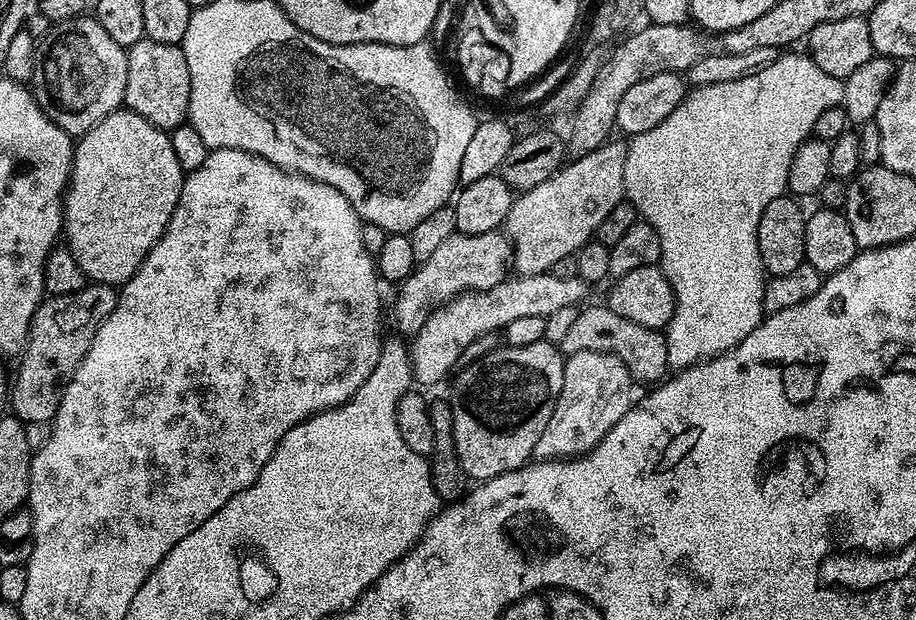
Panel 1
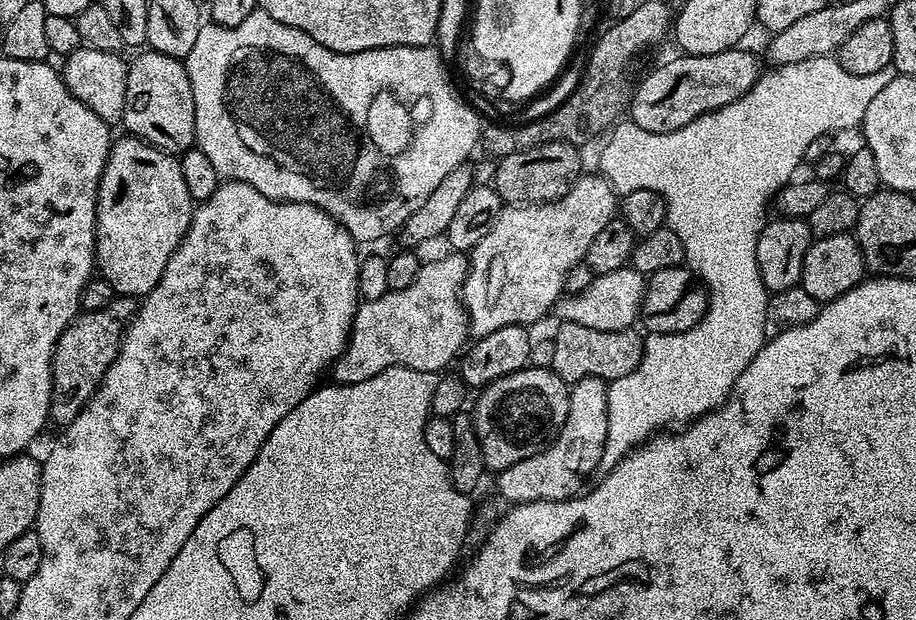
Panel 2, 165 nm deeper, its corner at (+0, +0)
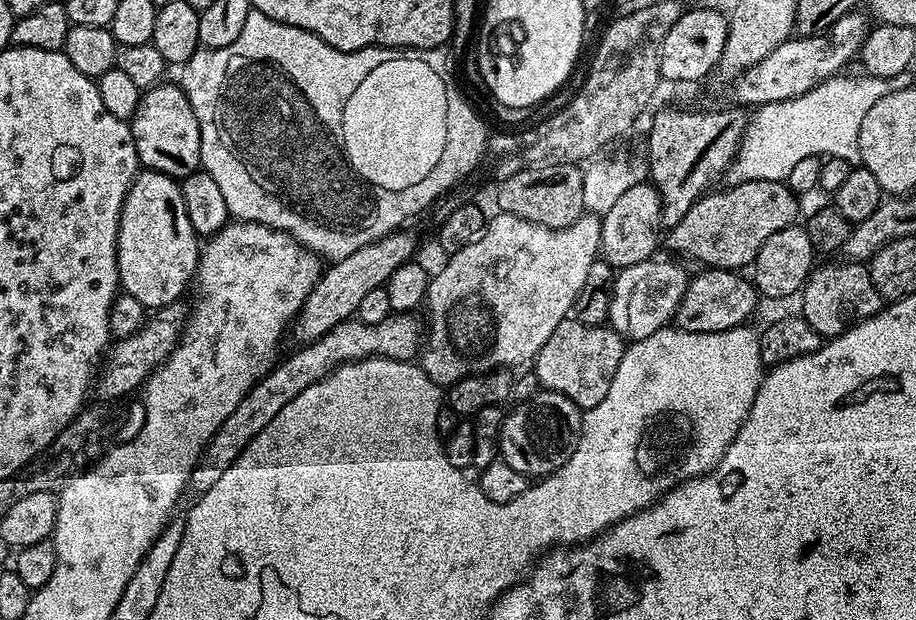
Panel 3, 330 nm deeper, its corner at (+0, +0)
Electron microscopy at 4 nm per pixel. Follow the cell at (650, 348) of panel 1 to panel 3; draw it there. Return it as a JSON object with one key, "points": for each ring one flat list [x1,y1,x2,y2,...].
{"points":[[569,318,560,323,558,330,546,338,546,346,538,350,534,371,541,389,562,394,570,398,577,408,587,410,606,398,606,390,610,390,614,374,618,374,618,362,622,362,625,347,624,337,611,326,584,324,581,320]]}

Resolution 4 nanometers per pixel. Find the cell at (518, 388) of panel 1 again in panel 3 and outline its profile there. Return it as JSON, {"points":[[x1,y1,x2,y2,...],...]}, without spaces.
{"points":[[539,390,528,400,519,401,512,407,516,408,507,409,500,427,499,459,509,464,515,472,521,472,529,478,543,478,559,472,560,467,576,453,576,447,580,441,581,409,577,408,574,402,570,402,570,398,547,390]]}

